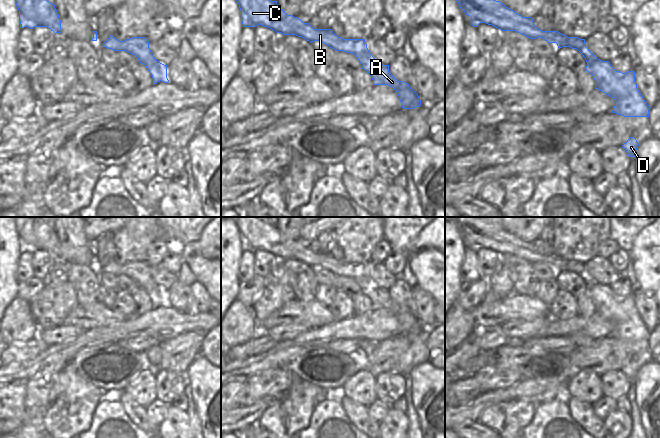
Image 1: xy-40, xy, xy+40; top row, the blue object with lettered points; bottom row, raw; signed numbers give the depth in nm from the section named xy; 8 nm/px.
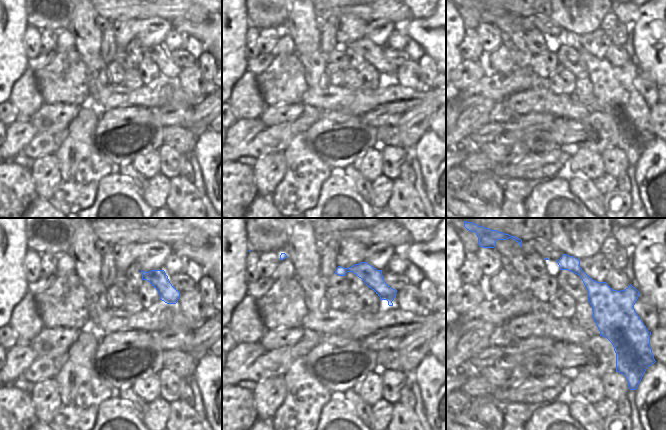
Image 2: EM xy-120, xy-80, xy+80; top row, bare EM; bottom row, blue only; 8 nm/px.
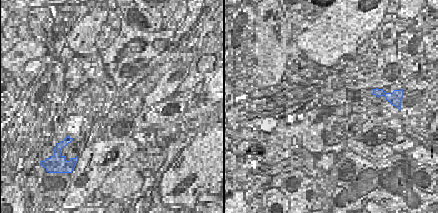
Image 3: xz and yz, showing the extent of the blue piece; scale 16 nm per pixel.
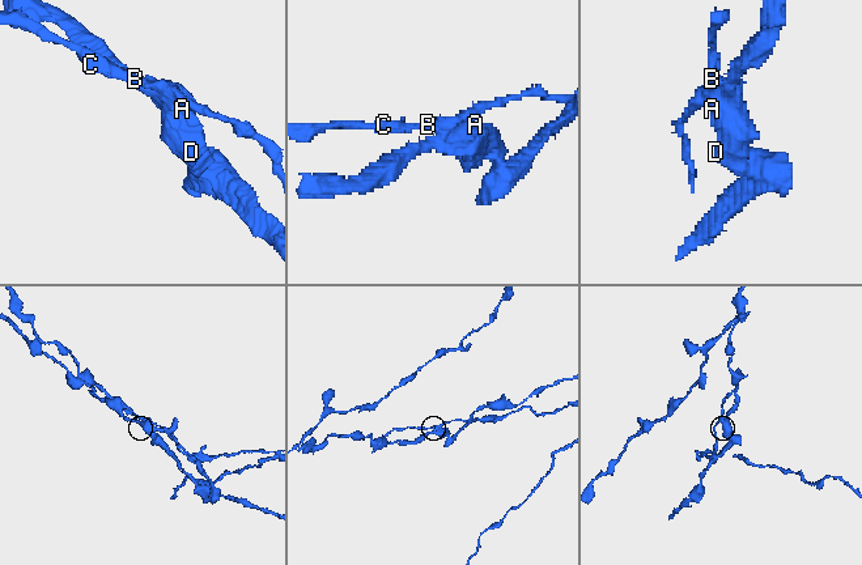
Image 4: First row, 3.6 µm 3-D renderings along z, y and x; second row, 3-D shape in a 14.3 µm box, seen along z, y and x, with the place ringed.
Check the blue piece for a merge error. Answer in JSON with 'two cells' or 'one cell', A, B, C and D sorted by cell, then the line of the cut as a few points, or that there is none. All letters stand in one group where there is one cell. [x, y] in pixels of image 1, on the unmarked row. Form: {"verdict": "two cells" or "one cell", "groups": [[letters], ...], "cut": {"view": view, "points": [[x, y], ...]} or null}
{"verdict": "two cells", "groups": [["A", "D"], ["B", "C"]], "cut": {"view": "xy", "points": [[355, 279], [371, 280]]}}

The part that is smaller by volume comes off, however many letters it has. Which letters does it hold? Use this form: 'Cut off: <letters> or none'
Cut off: B, C

